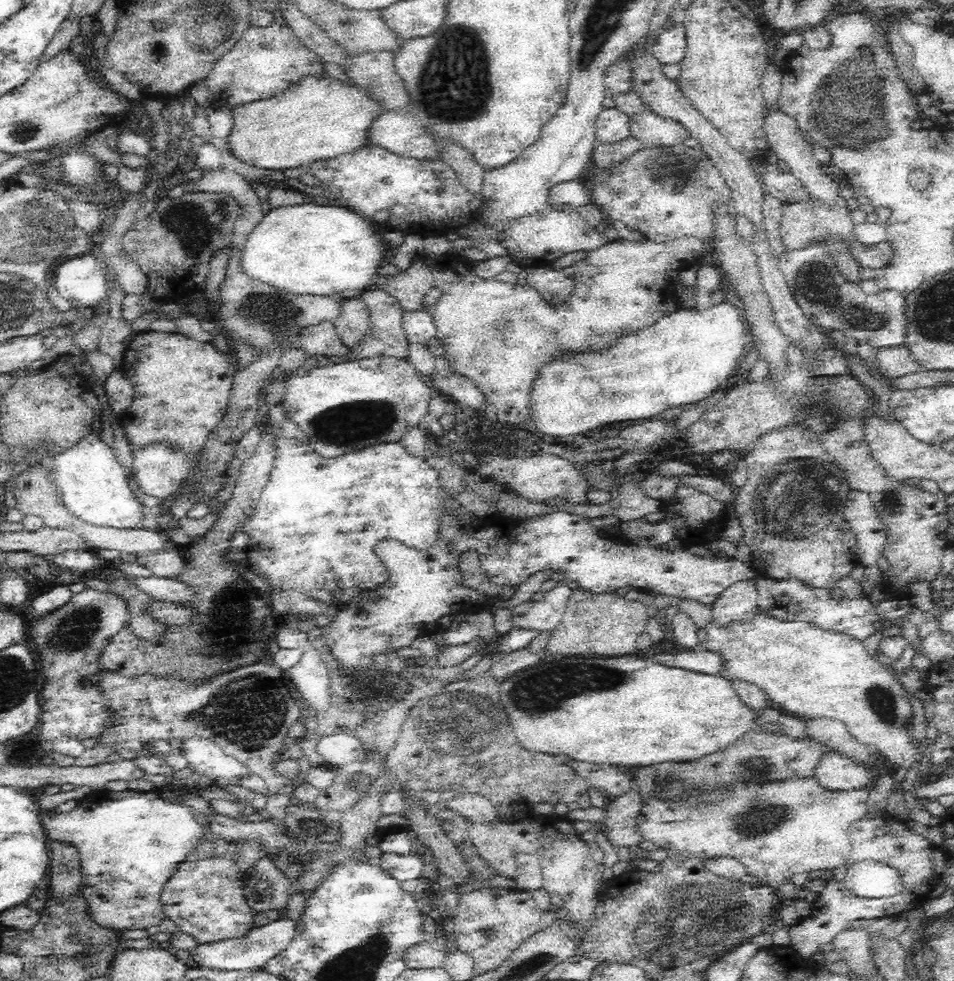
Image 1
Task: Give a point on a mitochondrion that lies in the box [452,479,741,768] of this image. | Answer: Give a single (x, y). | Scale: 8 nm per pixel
(539, 692)

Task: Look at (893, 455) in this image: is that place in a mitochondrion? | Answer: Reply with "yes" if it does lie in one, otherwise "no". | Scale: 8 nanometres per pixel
no

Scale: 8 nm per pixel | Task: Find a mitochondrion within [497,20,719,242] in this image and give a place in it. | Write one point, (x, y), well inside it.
(663, 173)

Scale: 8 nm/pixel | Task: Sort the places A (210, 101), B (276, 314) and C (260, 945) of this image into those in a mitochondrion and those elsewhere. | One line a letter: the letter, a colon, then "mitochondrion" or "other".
A: other
B: mitochondrion
C: other

